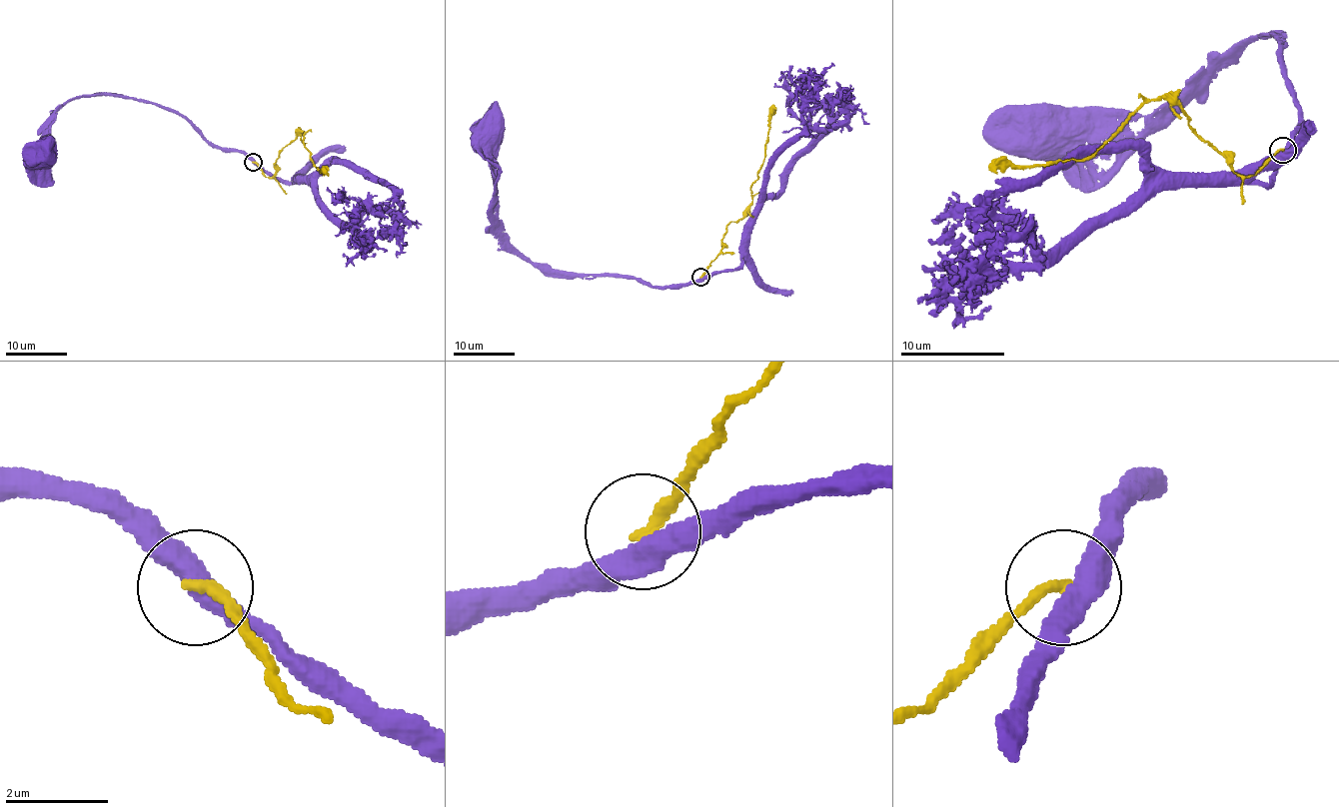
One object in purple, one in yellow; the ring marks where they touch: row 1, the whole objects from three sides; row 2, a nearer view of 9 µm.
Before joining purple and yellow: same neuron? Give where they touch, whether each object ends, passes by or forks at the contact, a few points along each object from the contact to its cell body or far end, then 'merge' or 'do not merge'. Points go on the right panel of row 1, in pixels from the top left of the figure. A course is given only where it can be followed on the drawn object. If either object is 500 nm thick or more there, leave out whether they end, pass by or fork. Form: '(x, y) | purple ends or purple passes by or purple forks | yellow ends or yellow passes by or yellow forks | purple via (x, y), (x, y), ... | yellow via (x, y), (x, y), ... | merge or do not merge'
(1282, 150) | purple passes by | yellow ends | purple via (1284, 151), (1297, 132), (1300, 106), (1277, 40), (1269, 35), (1240, 40), (1145, 117), (1048, 117), (1035, 135) | yellow via (1282, 151), (1242, 177), (1195, 130), (1177, 103), (1156, 98), (1145, 101), (1085, 159), (1030, 166), (988, 164) | do not merge

